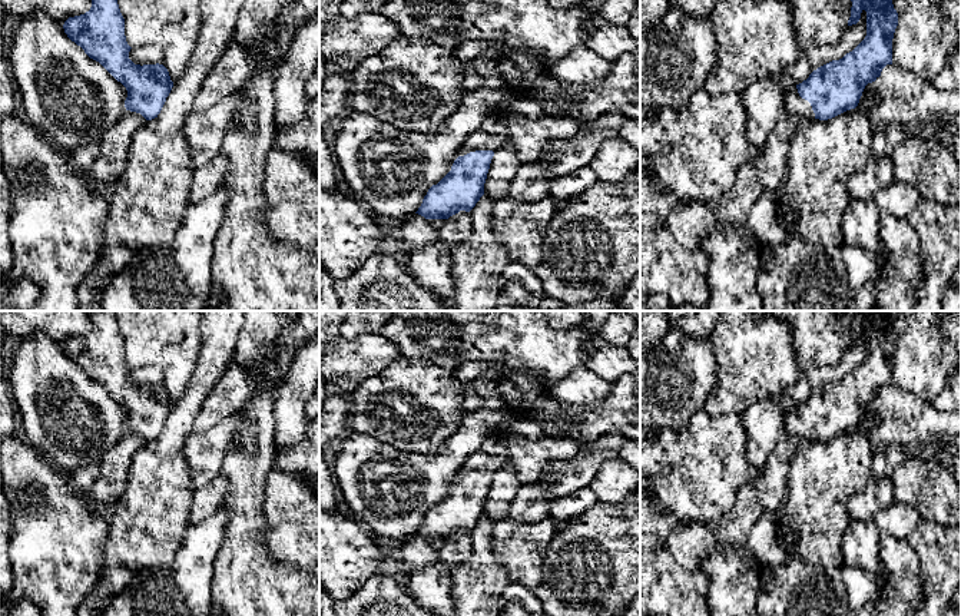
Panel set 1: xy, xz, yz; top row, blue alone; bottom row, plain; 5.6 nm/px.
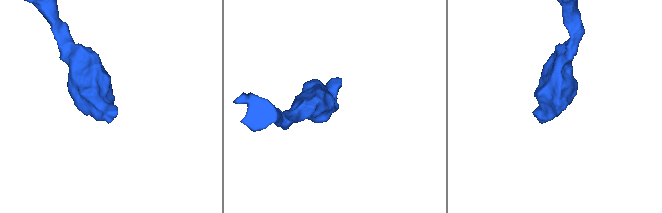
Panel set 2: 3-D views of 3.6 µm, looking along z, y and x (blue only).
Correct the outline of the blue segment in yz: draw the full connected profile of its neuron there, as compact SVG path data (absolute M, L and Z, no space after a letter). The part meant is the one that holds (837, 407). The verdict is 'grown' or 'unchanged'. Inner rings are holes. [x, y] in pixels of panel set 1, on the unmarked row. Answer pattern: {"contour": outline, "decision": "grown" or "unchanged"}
{"contour": "M851 311L851 338L848 347L856 345L866 332L866 357L839 381L832 381L813 391L806 401L785 417L785 437L795 435L828 441L855 430L868 404L875 403L887 385L892 385L892 360L898 347L898 334L887 311Z", "decision": "grown"}

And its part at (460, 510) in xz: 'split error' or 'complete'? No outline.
split error

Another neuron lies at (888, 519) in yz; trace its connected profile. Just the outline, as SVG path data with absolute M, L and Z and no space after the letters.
M894 501L877 511L872 520L885 534L907 540L909 531L919 524L921 517L914 507Z

